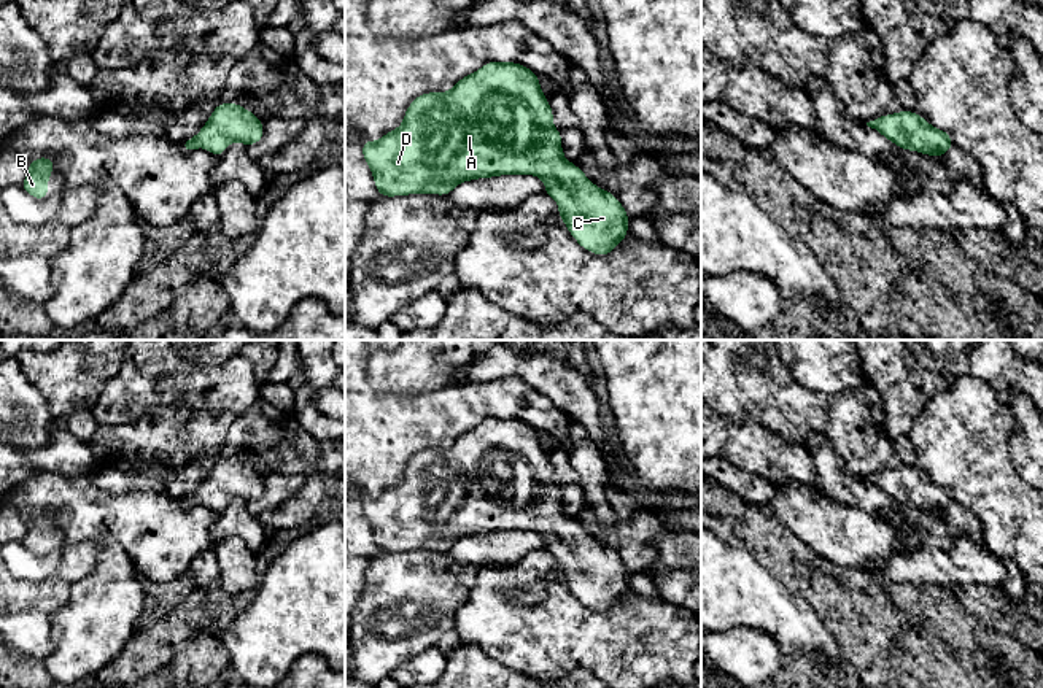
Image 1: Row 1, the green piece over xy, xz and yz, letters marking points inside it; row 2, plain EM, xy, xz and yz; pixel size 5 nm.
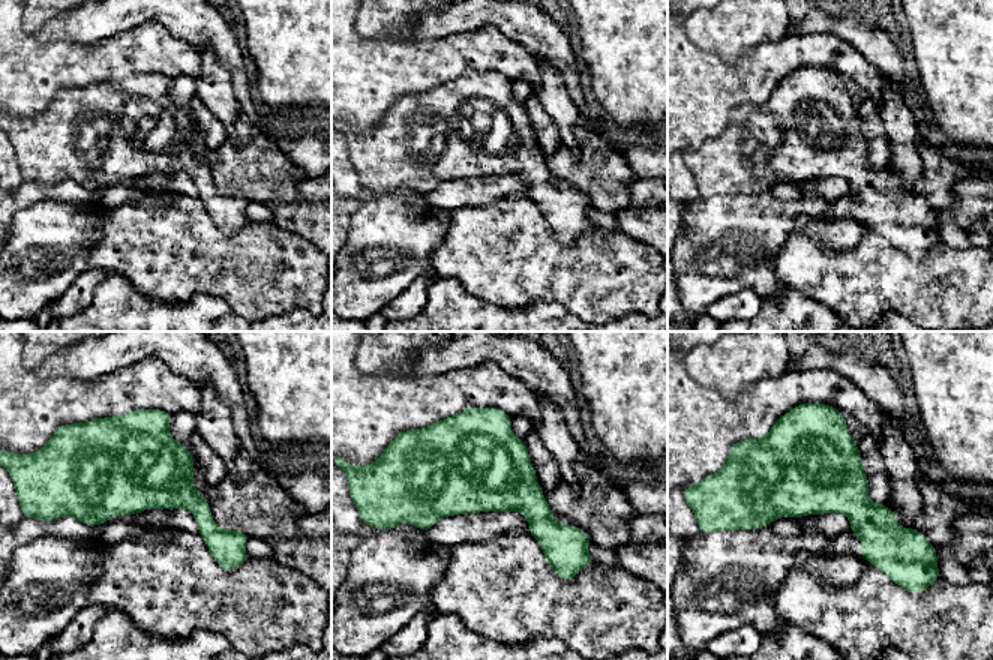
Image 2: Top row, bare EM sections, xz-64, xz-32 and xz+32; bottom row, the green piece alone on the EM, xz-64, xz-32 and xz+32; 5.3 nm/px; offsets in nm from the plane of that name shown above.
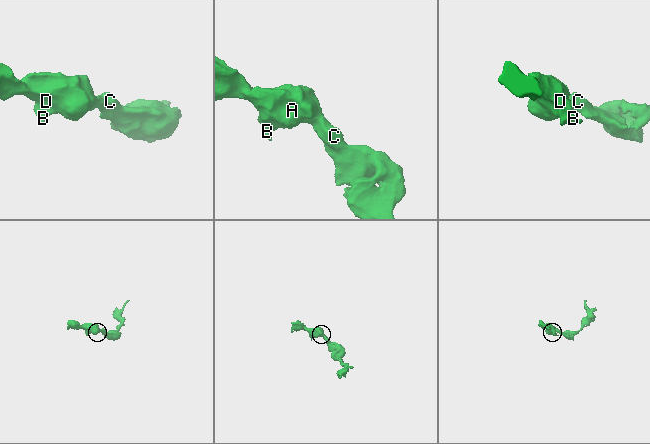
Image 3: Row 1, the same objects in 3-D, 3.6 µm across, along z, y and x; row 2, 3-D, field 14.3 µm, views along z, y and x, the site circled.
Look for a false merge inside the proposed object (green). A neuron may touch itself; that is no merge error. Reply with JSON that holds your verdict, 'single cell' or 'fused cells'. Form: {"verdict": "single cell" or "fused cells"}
{"verdict": "single cell"}

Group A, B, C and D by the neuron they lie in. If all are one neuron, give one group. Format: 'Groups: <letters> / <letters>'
Groups: A B C D

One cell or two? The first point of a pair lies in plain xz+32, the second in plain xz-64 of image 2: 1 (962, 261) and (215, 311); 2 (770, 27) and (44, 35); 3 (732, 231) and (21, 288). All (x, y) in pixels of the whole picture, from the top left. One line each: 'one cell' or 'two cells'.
1: two cells
2: two cells
3: one cell

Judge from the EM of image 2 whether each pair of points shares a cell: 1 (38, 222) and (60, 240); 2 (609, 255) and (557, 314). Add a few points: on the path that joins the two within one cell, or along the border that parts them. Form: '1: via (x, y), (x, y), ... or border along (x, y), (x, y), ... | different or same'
1: via (44, 228), (54, 239) | same
2: border along (527, 306), (533, 302), (557, 300), (575, 315) | different

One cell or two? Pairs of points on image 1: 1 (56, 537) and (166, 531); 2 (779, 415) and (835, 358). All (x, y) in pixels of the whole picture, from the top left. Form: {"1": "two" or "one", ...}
{"1": "two", "2": "two"}

